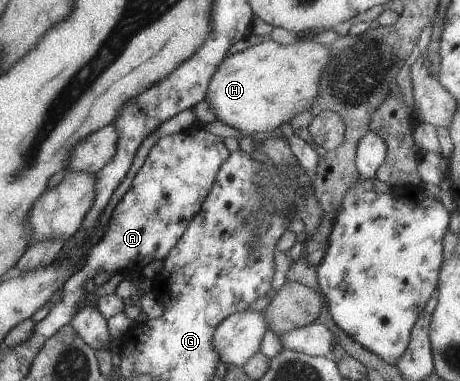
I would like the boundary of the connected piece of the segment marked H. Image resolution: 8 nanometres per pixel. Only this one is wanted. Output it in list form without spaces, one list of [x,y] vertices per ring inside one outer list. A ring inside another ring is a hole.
[[[267,38],[260,44],[243,48],[241,52],[224,57],[214,74],[211,74],[204,100],[208,100],[214,110],[215,120],[220,120],[222,124],[227,124],[242,134],[263,136],[278,133],[278,126],[288,123],[296,113],[309,109],[315,101],[319,78],[330,55],[328,46],[316,41],[296,40],[291,45],[281,45]]]

